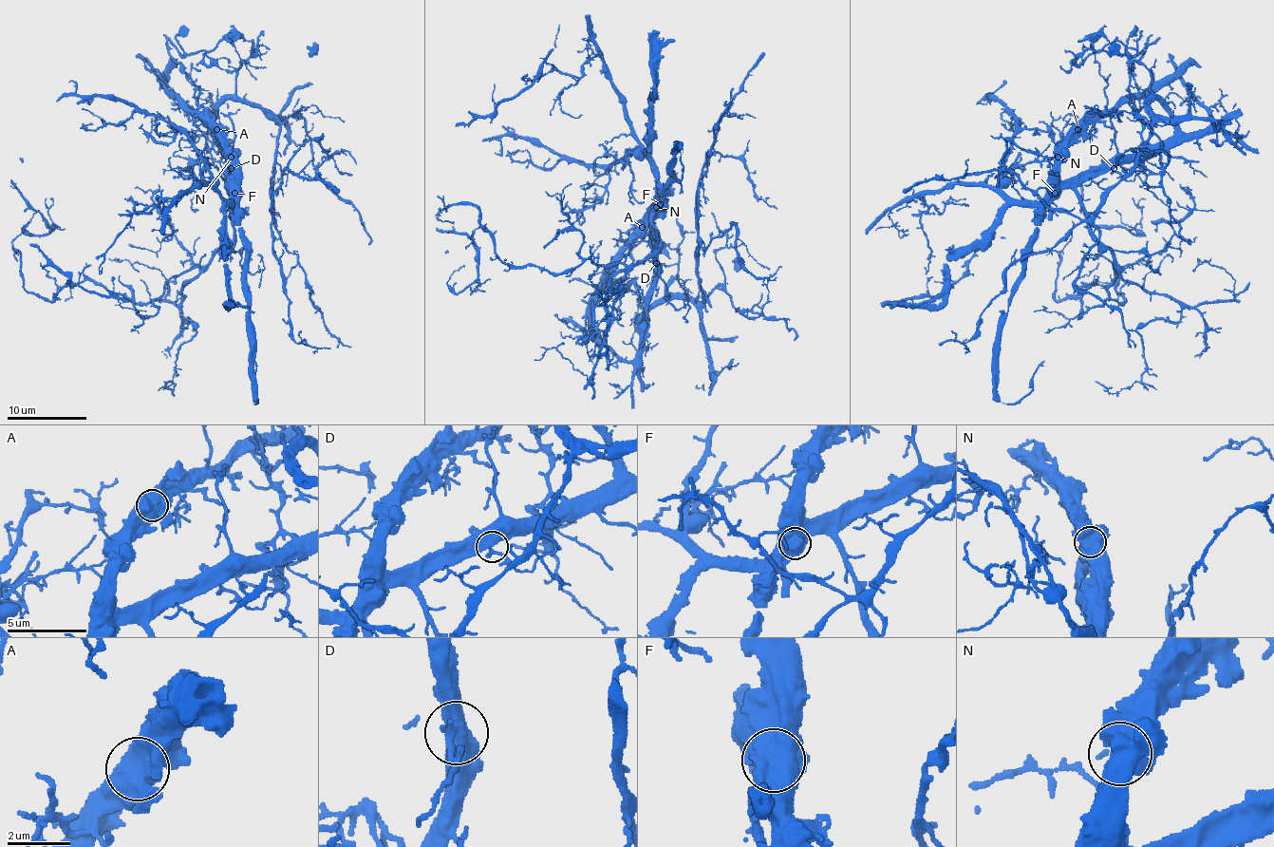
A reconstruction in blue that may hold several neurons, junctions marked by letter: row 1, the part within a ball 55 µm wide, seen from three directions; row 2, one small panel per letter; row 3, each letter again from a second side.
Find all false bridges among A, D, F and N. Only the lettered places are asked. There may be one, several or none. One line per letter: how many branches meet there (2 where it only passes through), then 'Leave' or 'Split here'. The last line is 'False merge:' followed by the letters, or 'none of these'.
A: Branches: 3. Leave
D: Branches: 2. Leave
F: Branches: 1. Leave
N: Branches: 2. Leave
False merge: none of these

